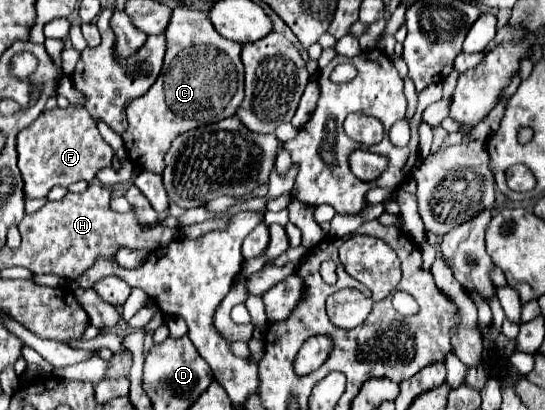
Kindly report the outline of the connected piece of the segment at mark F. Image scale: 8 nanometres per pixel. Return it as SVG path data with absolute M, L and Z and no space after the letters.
M81 106L43 110L37 122L17 134L17 154L27 198L45 198L53 186L69 186L77 180L91 182L97 170L113 160L111 146L101 138L95 120Z

